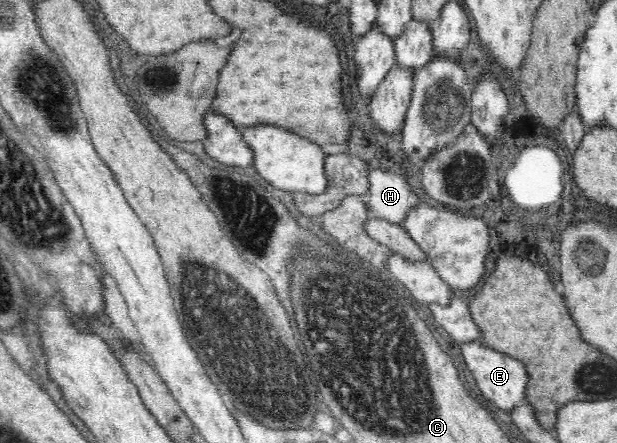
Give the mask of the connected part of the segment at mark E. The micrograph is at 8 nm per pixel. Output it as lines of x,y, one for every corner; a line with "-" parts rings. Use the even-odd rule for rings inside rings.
479,341
465,343
461,346
463,350
462,354
469,364
469,370
473,372
479,388
483,390
483,396
491,402
495,402
499,408
503,408
506,411
511,411
517,406
528,404
524,400
524,392
526,391
526,385
528,372
525,371
525,366
517,359
511,358
509,355
505,355
502,352
496,351
491,347
485,347
485,345

